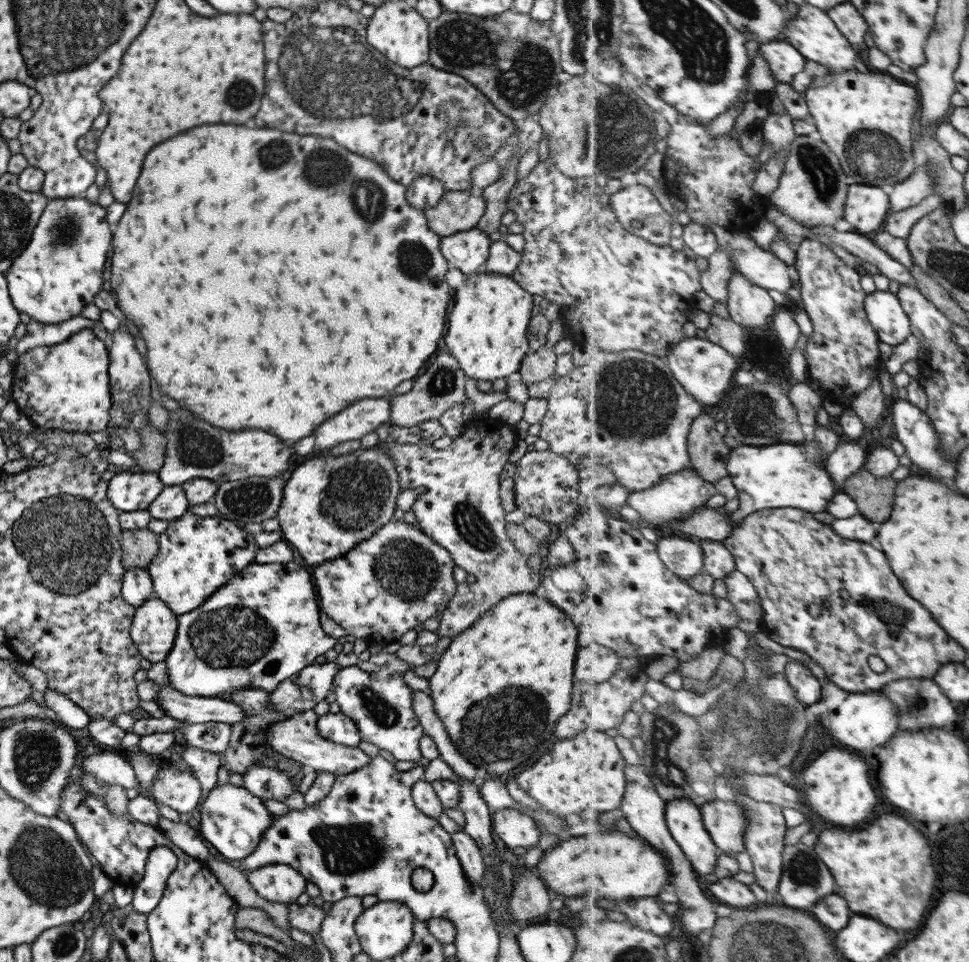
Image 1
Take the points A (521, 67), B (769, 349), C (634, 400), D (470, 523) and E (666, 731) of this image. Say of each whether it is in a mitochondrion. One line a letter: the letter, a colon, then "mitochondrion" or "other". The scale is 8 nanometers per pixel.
A: mitochondrion
B: other
C: mitochondrion
D: mitochondrion
E: mitochondrion

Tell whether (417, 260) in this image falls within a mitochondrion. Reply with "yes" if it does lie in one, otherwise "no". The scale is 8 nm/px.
yes

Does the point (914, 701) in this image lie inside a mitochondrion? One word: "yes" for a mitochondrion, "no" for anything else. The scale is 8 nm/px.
yes

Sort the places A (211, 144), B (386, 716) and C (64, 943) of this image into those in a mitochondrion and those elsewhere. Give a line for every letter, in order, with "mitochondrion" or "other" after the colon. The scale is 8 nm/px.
A: other
B: mitochondrion
C: mitochondrion

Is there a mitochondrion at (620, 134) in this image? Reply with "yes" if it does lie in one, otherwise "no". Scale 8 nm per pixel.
yes

